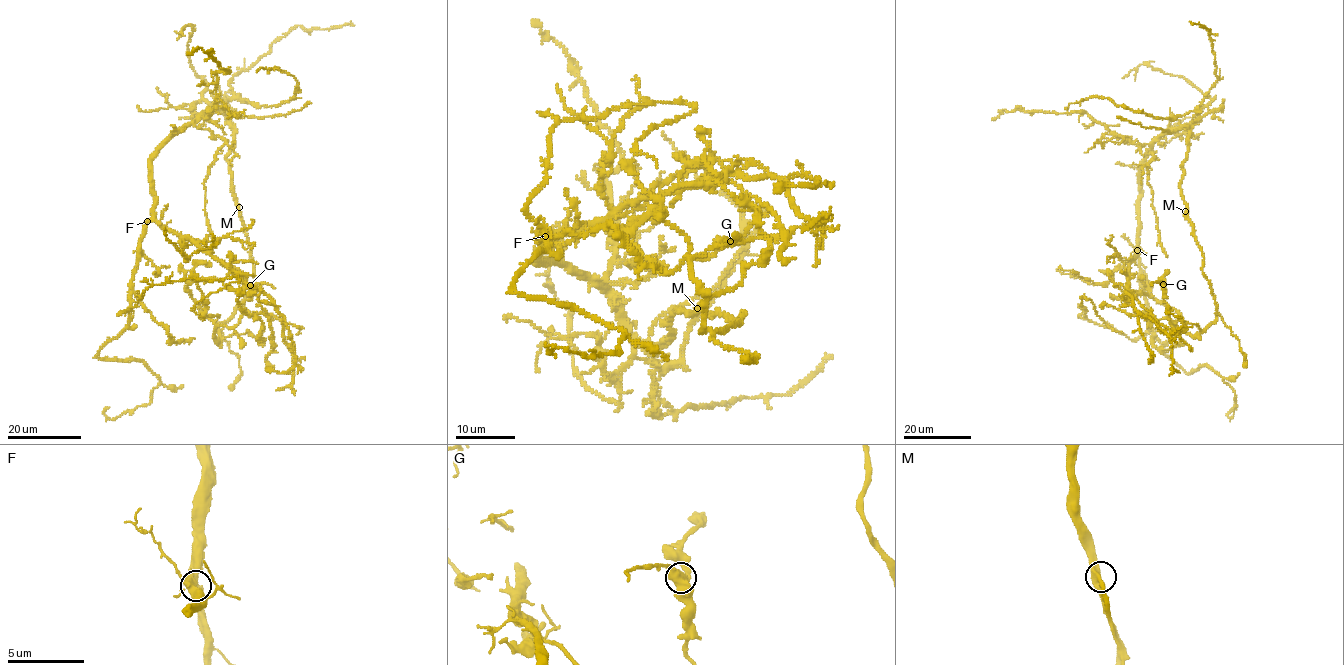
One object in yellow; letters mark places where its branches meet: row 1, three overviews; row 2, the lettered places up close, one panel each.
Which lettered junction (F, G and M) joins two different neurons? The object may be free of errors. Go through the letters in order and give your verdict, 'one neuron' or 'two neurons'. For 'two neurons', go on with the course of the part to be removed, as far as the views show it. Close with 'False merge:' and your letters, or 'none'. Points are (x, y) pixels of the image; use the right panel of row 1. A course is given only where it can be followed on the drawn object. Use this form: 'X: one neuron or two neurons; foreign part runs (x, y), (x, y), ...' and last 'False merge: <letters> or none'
F: one neuron
G: one neuron
M: one neuron
False merge: none

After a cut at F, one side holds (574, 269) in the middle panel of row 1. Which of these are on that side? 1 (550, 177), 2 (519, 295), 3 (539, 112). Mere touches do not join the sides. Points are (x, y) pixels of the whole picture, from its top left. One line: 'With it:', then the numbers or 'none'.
With it: none

